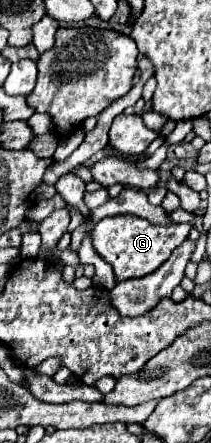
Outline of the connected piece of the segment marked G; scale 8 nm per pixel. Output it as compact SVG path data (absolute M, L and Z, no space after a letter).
M113 215L113 217L101 219L95 225L91 239L93 239L95 251L113 267L115 281L119 283L123 279L137 279L153 273L171 257L173 249L187 239L191 229L193 229L191 223L155 225L137 215Z

